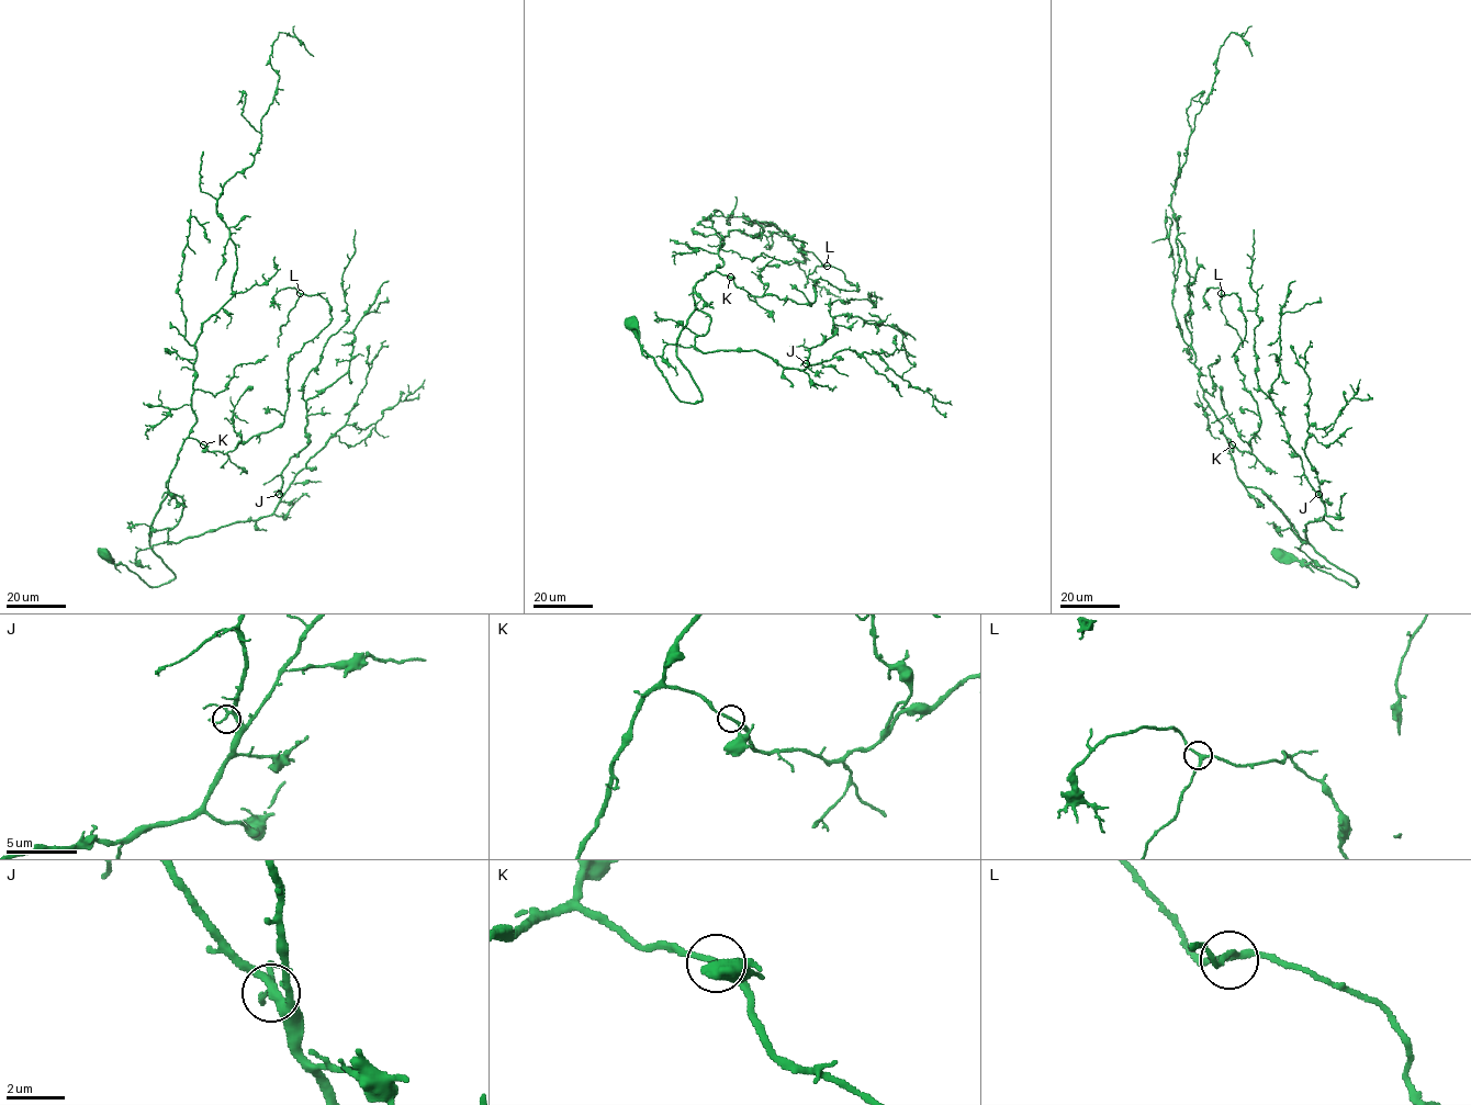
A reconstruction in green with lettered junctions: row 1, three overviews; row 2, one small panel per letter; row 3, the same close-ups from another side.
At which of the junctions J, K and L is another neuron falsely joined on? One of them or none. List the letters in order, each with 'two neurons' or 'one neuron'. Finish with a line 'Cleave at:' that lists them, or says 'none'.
J: one neuron
K: one neuron
L: one neuron
Cleave at: none

